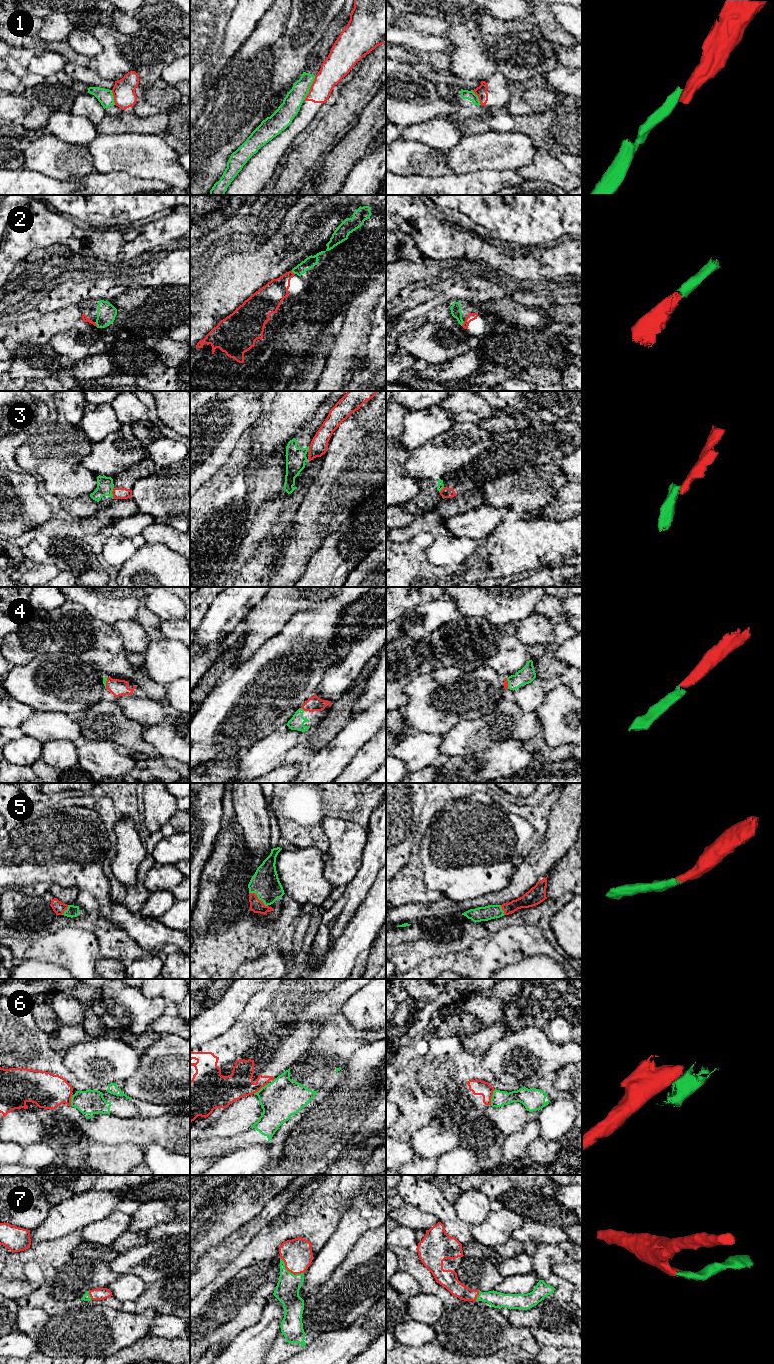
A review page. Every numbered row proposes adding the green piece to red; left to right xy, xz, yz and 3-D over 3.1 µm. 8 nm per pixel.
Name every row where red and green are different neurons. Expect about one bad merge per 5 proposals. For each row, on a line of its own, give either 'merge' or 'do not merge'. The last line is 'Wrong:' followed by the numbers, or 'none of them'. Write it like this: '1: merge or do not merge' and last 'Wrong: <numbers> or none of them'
1: do not merge
2: merge
3: do not merge
4: merge
5: merge
6: do not merge
7: merge
Wrong: 1, 3, 6

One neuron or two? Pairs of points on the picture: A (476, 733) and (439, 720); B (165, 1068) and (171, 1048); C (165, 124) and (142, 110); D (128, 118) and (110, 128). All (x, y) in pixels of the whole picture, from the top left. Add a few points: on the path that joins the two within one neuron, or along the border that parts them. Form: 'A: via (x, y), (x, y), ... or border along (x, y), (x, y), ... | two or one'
A: border along (478, 719), (460, 720), (442, 736) | two
B: via (170, 1063), (171, 1053) | one
C: border along (173, 107), (147, 116), (137, 116), (132, 112) | two
D: via (124, 122), (114, 125) | one

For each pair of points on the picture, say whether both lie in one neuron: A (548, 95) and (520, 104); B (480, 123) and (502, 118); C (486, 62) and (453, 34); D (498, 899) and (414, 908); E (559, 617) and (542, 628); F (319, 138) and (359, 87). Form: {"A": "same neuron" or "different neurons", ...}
{"A": "same neuron", "B": "same neuron", "C": "same neuron", "D": "same neuron", "E": "different neurons", "F": "same neuron"}

